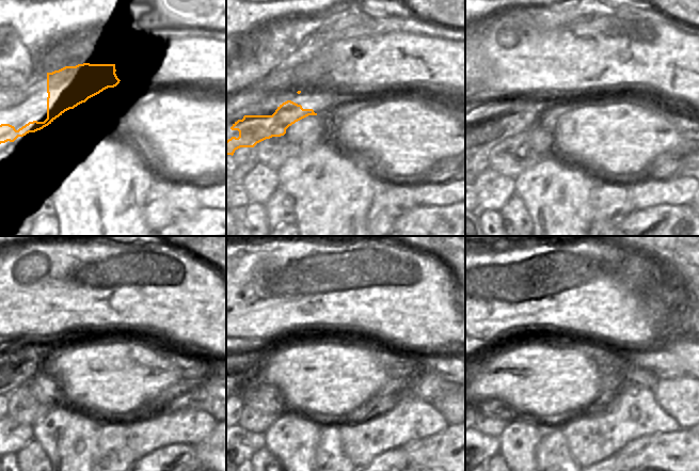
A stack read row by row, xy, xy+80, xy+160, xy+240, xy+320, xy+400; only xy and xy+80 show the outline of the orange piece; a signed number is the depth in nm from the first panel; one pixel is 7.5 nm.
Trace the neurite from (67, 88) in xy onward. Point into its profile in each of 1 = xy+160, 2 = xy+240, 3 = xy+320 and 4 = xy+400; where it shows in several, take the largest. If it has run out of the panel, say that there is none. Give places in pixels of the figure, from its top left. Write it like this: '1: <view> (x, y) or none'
1: xy+160 (493, 128)
2: xy+240 (16, 369)
3: xy+320 (248, 359)
4: none

